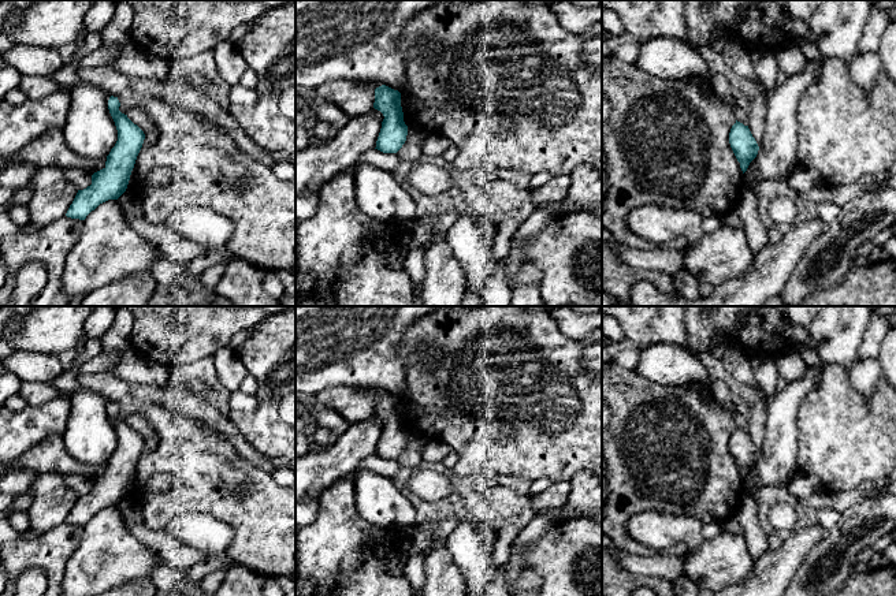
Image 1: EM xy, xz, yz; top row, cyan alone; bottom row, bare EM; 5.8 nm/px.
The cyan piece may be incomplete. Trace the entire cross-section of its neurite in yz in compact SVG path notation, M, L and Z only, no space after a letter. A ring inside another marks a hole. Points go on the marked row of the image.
M736 120L729 133L729 144L744 174L759 150L748 126Z

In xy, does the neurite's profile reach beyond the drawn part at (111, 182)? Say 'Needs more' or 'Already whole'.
Already whole

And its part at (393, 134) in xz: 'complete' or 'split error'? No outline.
complete

